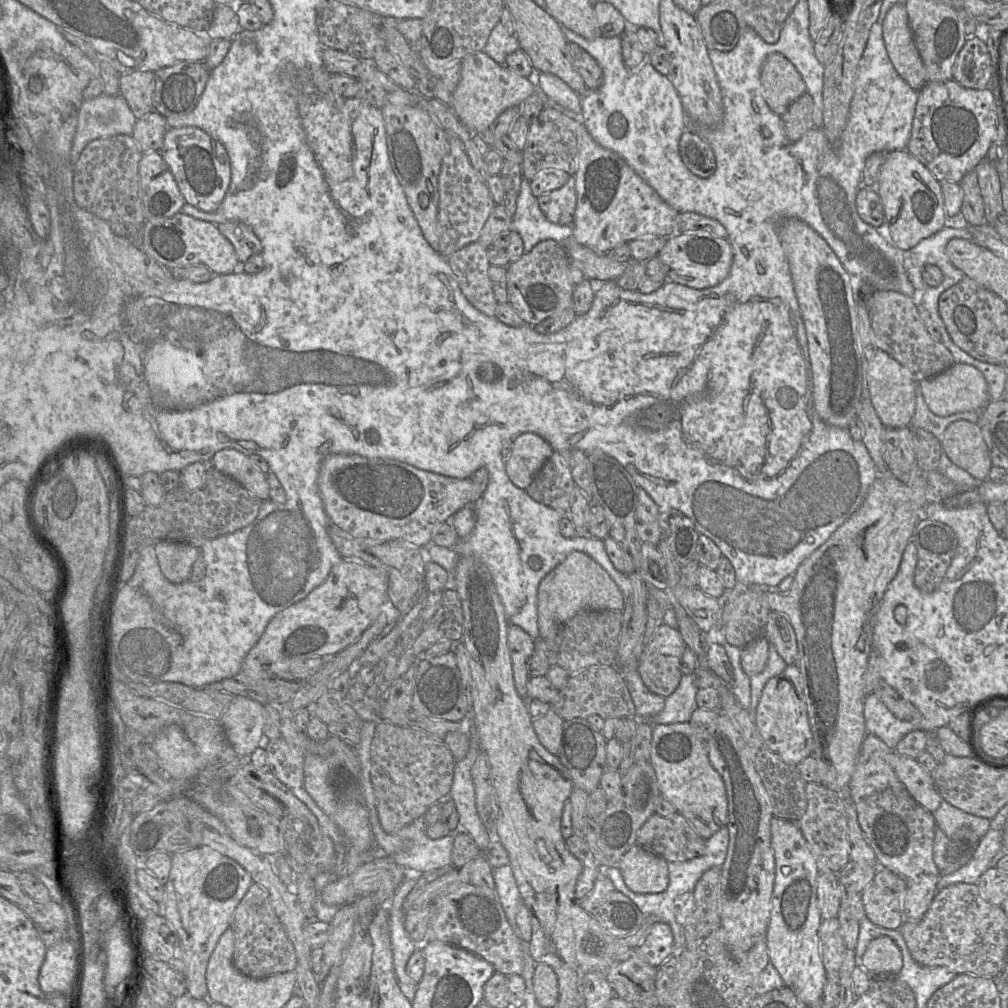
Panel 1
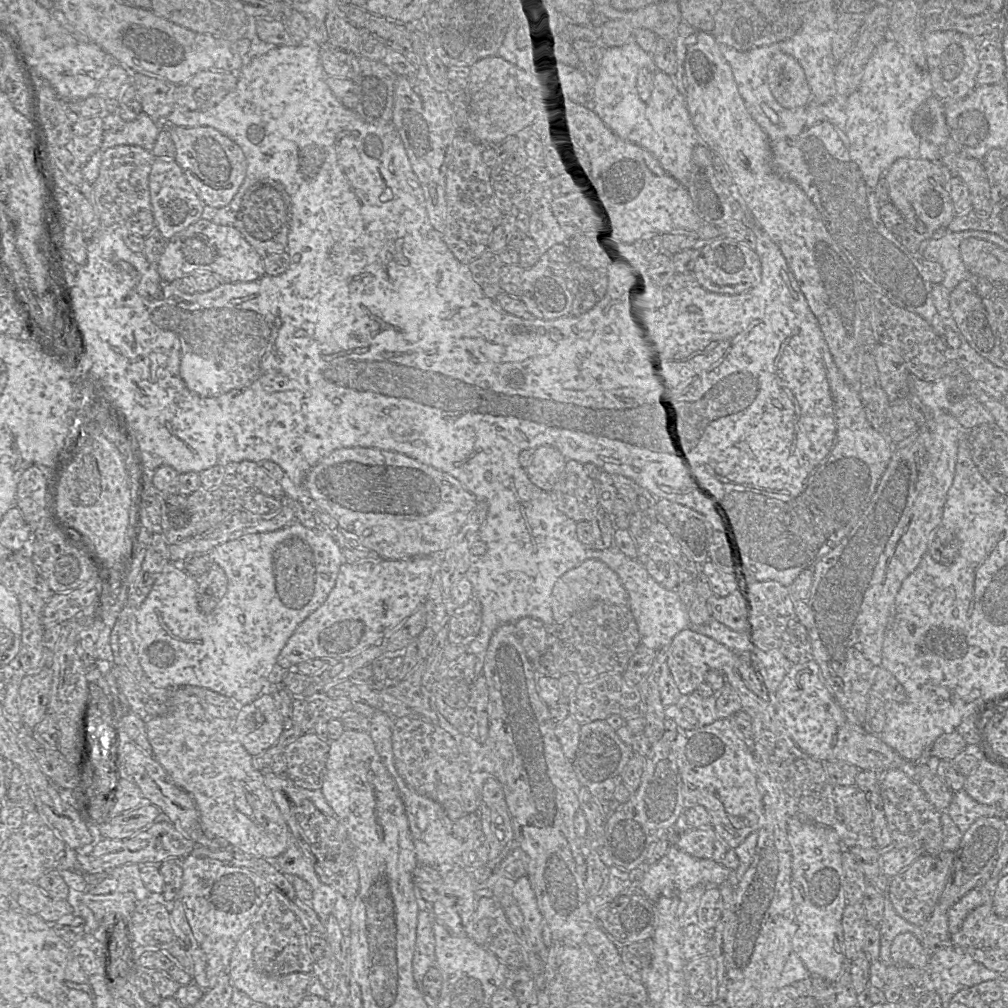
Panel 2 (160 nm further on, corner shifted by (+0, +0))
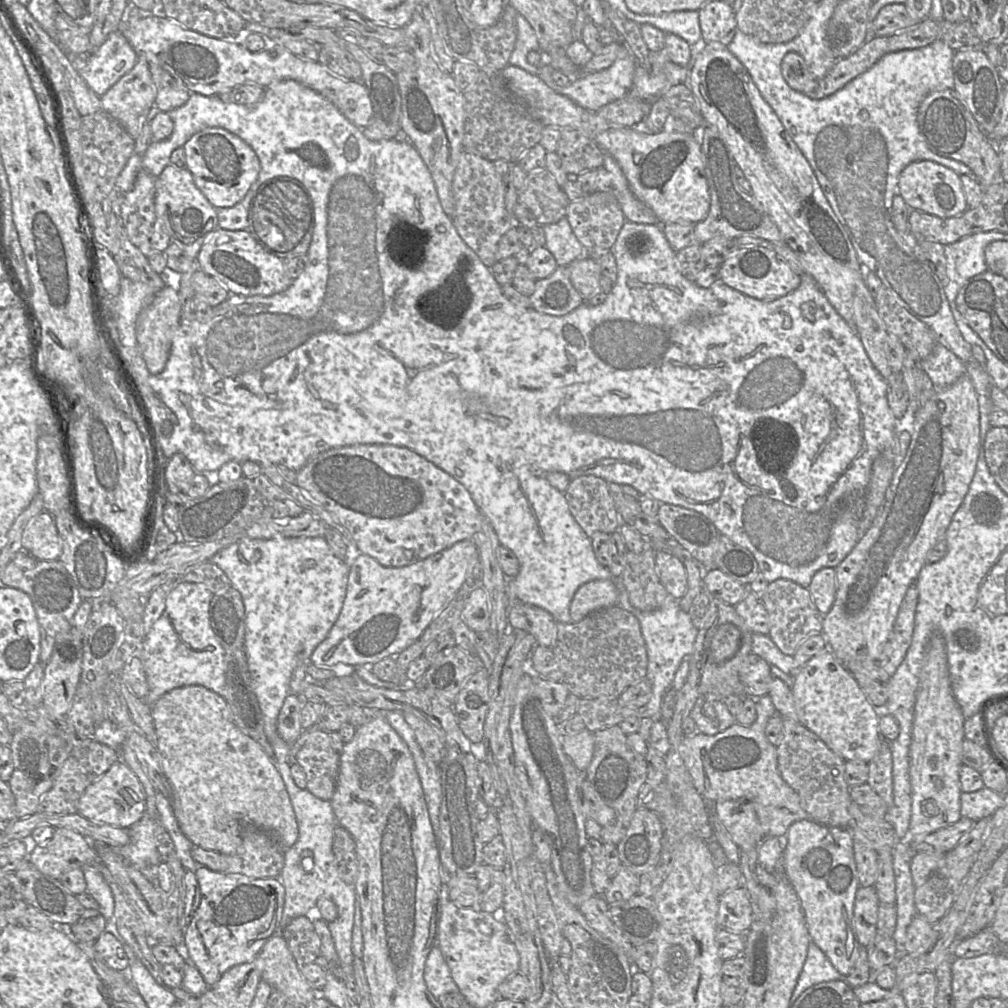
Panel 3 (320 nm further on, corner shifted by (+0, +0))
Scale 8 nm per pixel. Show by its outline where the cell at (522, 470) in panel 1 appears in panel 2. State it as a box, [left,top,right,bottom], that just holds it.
[526,445,567,492]

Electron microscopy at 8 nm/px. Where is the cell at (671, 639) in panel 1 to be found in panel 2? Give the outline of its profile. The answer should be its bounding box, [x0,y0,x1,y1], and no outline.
[667,628,737,695]

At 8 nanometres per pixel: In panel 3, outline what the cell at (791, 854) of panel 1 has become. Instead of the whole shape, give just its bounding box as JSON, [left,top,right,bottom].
[783,819,860,976]

